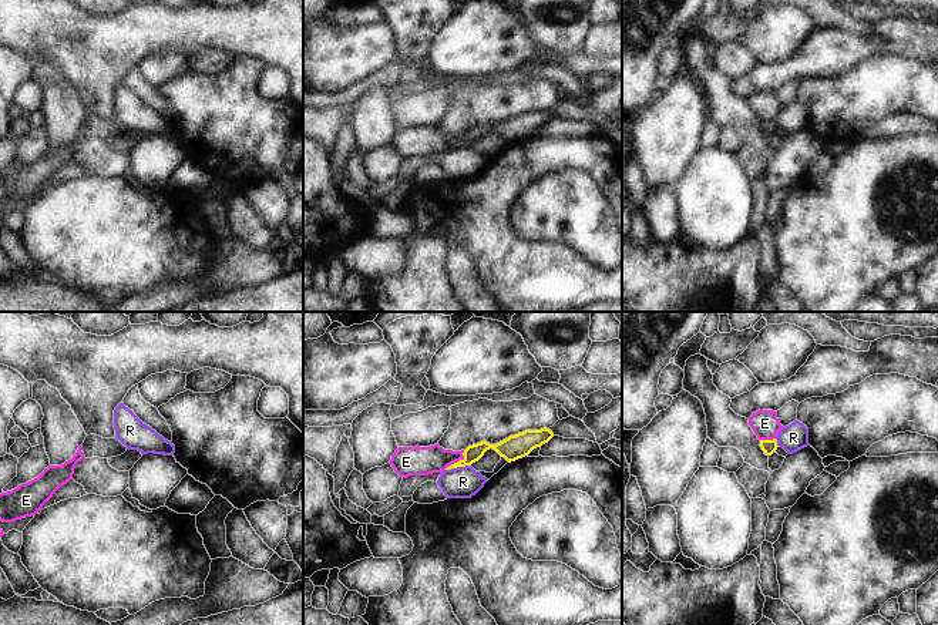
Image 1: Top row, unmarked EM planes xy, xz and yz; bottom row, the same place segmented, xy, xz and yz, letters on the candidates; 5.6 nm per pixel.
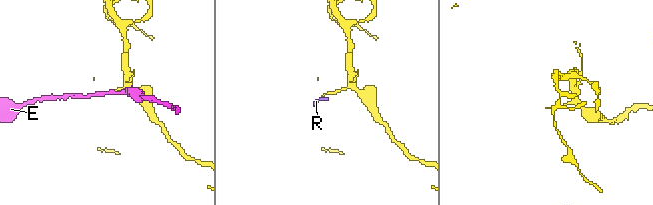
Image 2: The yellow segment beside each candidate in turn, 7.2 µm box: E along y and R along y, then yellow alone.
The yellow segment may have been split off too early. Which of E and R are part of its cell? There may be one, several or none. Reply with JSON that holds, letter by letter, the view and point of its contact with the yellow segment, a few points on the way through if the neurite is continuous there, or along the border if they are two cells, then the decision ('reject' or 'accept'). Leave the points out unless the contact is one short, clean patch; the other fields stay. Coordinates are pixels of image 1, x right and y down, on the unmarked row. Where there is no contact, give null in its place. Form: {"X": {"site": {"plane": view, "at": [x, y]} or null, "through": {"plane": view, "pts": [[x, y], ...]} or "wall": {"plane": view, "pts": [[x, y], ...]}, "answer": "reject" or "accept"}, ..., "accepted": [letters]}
{"E": {"site": {"plane": "xz", "at": [457, 143]}, "wall": {"plane": "xz", "pts": [[464, 131], [461, 140], [444, 150]]}, "answer": "reject"}, "R": {"site": {"plane": "xz", "at": [457, 147]}, "wall": {"plane": "xz", "pts": [[470, 145], [446, 151]]}, "answer": "reject"}, "accepted": []}

